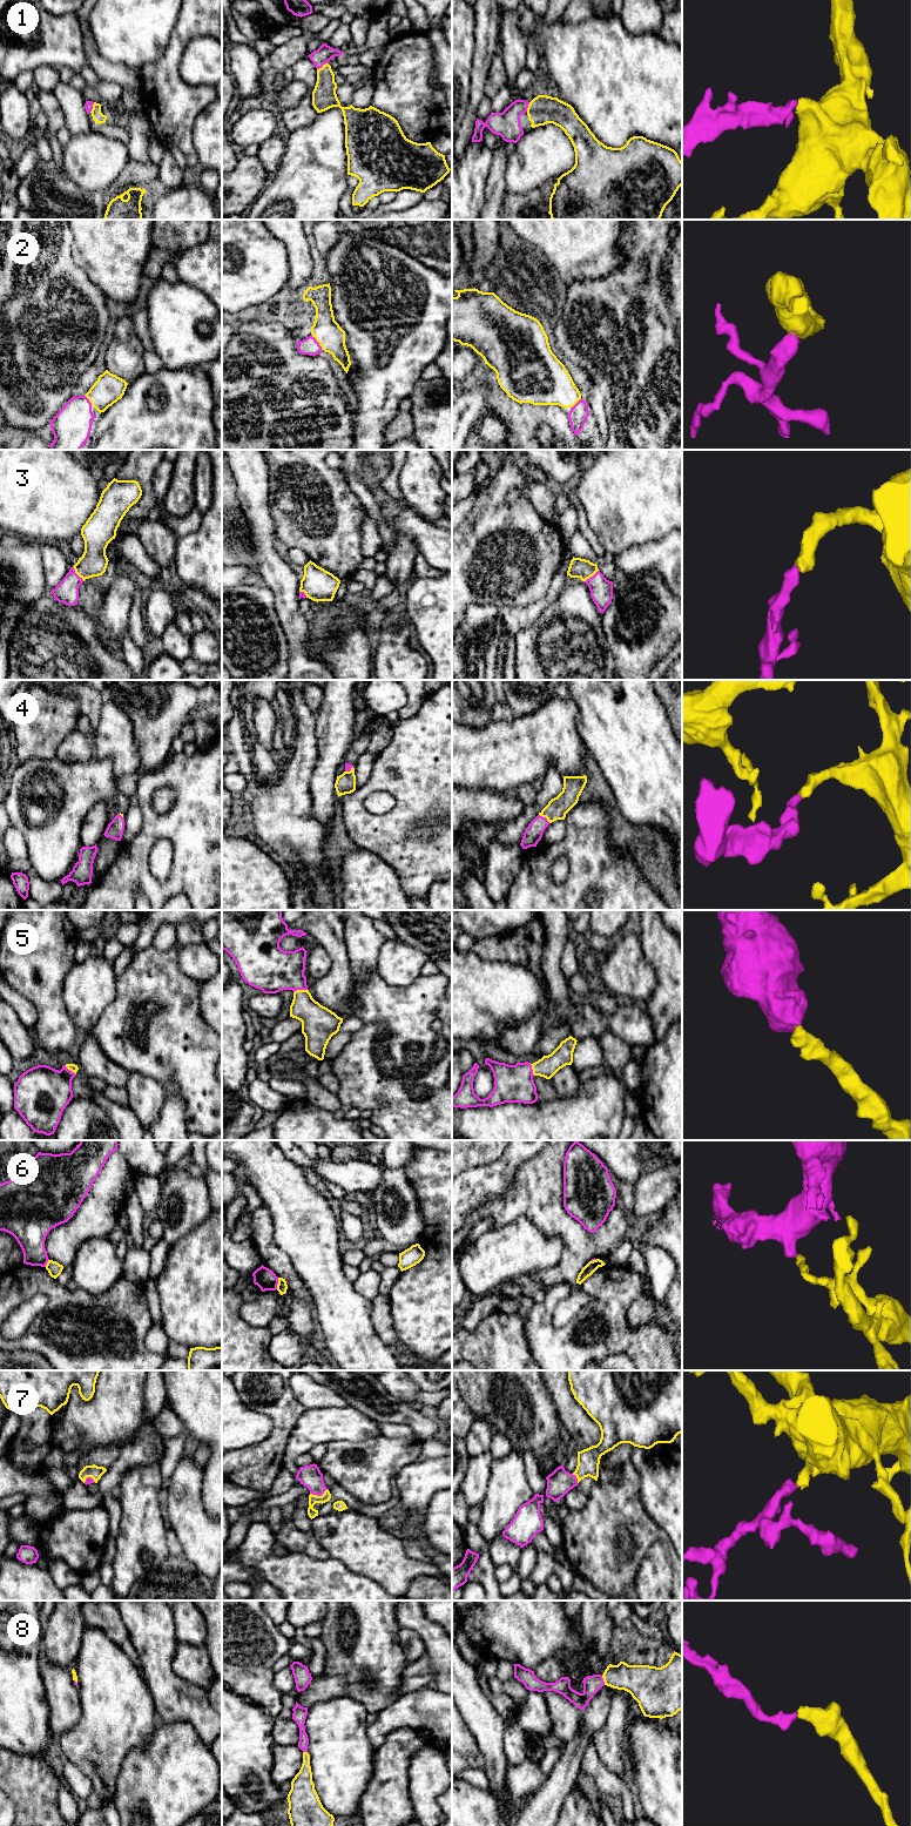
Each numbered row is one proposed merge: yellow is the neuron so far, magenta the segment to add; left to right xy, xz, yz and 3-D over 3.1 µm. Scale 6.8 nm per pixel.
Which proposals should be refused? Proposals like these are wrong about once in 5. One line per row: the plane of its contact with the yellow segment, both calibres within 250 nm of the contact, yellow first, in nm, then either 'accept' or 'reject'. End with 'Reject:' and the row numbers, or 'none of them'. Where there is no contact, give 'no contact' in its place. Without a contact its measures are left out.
1: contact in xz; calibres 170 and 120 nm; accept
2: contact in xz; calibres 190 and 120 nm; accept
3: contact in xy; calibres 190 and 160 nm; accept
4: contact in yz; calibres 140 and 120 nm; accept
5: contact in xz; calibres 220 and 320 nm; accept
6: contact in xz; calibres 70 and 150 nm; reject
7: contact in xz; calibres 70 and 160 nm; accept
8: contact in yz; calibres 220 and 120 nm; accept
Reject: 6

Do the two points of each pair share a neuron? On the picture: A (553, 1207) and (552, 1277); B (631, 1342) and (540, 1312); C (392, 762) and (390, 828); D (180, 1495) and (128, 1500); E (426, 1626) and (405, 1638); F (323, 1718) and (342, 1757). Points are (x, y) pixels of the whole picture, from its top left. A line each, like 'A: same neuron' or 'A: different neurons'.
A: same neuron
B: same neuron
C: same neuron
D: different neurons
E: different neurons
F: same neuron

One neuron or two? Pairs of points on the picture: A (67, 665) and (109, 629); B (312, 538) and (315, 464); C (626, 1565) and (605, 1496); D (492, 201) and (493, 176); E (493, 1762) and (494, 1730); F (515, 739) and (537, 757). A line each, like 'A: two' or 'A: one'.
A: two
B: one
C: one
D: one
E: one
F: one

